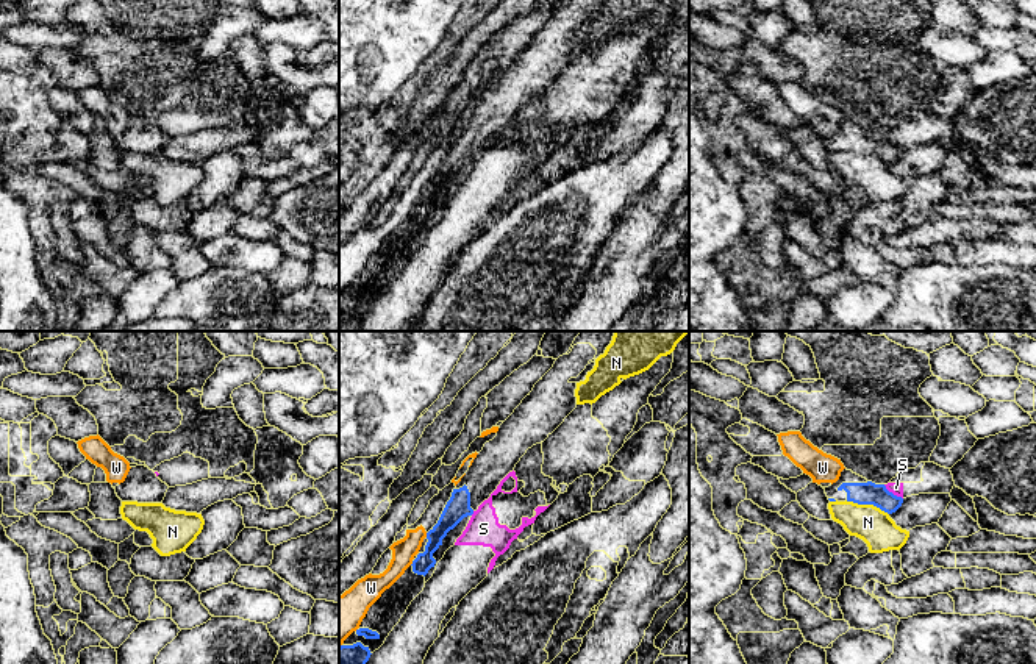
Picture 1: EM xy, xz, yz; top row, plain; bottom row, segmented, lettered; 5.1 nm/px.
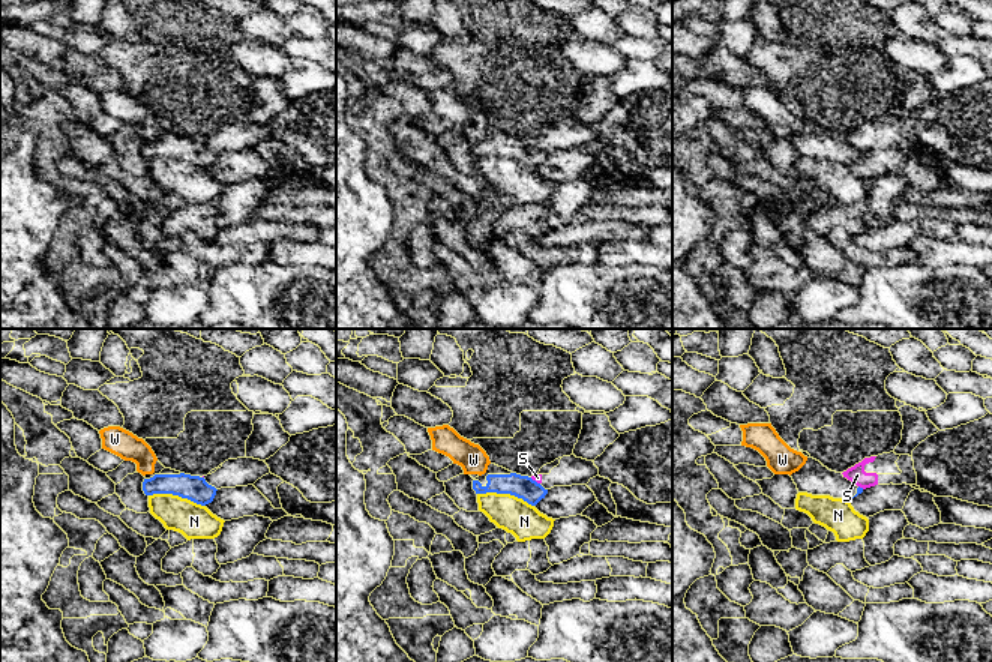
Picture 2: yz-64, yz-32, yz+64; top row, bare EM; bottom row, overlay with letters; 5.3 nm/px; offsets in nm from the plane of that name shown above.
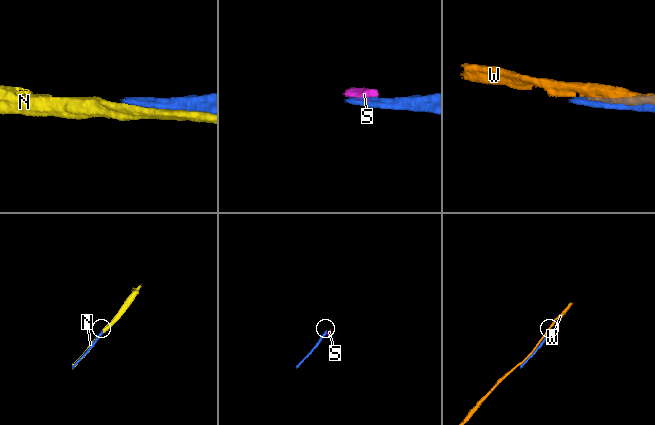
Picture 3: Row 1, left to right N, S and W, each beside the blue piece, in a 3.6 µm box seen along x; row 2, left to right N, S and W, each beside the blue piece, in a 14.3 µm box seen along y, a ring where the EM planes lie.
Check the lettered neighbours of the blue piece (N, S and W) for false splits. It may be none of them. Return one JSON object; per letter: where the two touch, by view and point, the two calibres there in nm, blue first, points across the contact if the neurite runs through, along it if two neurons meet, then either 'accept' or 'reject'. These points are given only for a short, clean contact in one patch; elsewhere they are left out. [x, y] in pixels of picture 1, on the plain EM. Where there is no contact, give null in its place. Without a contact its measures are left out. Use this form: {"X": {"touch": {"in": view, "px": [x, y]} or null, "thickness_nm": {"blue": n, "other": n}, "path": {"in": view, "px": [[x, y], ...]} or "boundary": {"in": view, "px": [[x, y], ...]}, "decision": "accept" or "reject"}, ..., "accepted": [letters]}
{"N": {"touch": {"in": "yz", "px": [868, 153]}, "thickness_nm": {"blue": 120, "other": 190}, "decision": "reject"}, "S": {"touch": {"in": "yz", "px": [891, 142]}, "thickness_nm": {"blue": 120, "other": 60}, "boundary": {"in": "yz", "px": [[883, 135], [902, 149]]}, "decision": "reject"}, "W": {"touch": {"in": "xz", "px": [427, 185]}, "thickness_nm": {"blue": 120, "other": 120}, "decision": "reject"}, "accepted": []}

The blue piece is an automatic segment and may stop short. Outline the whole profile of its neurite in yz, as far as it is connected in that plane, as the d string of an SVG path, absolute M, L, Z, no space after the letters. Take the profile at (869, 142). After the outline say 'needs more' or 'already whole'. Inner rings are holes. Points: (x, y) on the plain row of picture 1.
M847 119L841 122L836 133L823 139L830 152L873 155L888 164L895 162L903 153L903 148L889 142L884 134L867 131Z | needs more

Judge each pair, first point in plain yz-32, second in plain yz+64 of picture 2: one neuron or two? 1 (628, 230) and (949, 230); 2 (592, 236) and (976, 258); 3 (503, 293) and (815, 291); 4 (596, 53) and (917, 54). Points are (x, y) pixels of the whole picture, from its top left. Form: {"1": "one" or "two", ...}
{"1": "one", "2": "two", "3": "one", "4": "one"}

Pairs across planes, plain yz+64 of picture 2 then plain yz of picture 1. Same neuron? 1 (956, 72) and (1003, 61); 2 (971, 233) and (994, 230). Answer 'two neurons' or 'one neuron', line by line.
1: one neuron
2: two neurons

